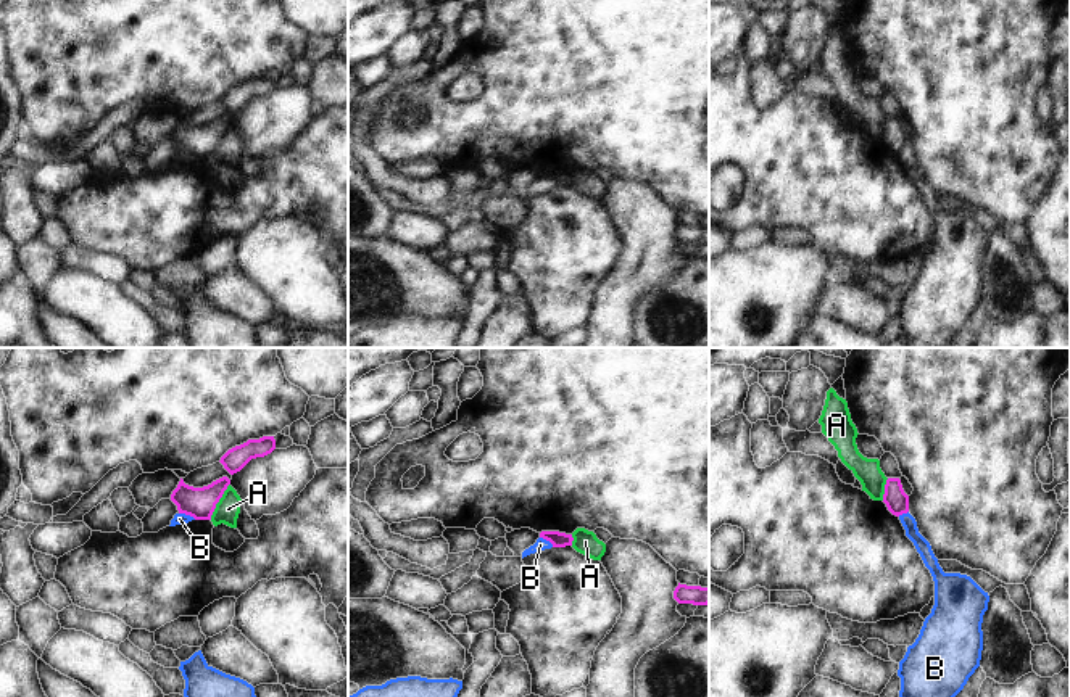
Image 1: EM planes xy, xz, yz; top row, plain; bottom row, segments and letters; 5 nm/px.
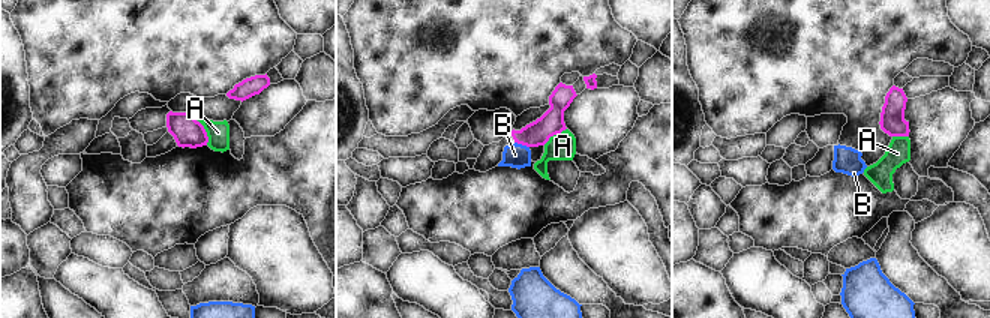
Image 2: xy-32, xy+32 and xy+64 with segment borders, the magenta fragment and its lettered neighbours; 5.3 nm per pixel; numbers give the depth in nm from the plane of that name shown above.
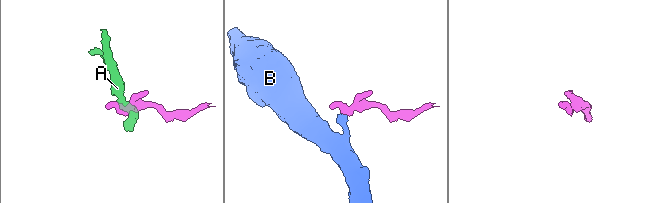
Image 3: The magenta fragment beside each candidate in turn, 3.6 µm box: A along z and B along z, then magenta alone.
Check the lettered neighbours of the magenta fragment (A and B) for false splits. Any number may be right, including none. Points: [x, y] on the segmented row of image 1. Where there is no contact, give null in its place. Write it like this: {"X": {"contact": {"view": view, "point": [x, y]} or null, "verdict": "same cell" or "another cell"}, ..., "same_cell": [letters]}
{"A": {"contact": {"view": "xy", "point": [218, 501]}, "verdict": "another cell"}, "B": {"contact": {"view": "xy", "point": [187, 514]}, "verdict": "another cell"}, "same_cell": []}

